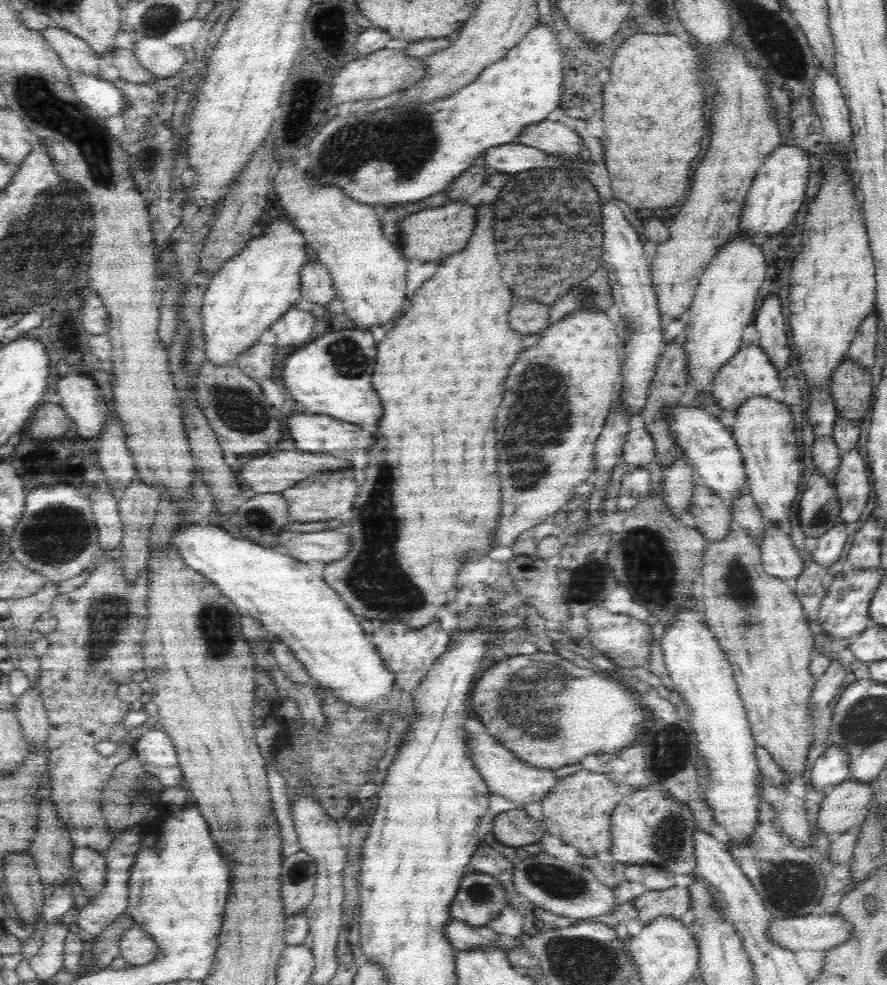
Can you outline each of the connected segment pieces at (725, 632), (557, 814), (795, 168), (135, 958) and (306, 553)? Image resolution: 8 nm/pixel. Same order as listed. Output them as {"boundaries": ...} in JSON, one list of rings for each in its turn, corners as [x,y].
{"boundaries":[[[[734,521],[731,522],[727,535],[721,541],[707,541],[707,546],[704,549],[703,554],[701,574],[704,586],[701,585],[699,588],[704,588],[704,592],[702,592],[702,602],[704,602],[704,606],[706,606],[706,618],[704,618],[705,624],[708,624],[707,627],[711,629],[716,642],[718,642],[720,648],[724,651],[724,654],[727,656],[727,661],[731,665],[733,679],[735,680],[740,698],[742,699],[747,714],[749,729],[752,733],[755,746],[762,746],[762,748],[766,749],[766,751],[774,757],[776,763],[780,765],[780,769],[784,771],[784,775],[788,777],[788,781],[791,782],[794,777],[798,777],[803,774],[808,749],[814,739],[812,731],[814,718],[811,718],[811,714],[809,714],[809,702],[811,701],[811,694],[816,682],[816,680],[812,678],[810,672],[810,663],[814,654],[815,646],[800,599],[796,597],[795,591],[790,588],[788,582],[766,572],[766,569],[761,563],[761,550],[758,543],[754,541],[754,538],[748,537],[744,531],[740,531],[740,529],[736,527],[736,524],[734,524]]],[[[578,768],[572,776],[560,779],[542,800],[542,815],[548,831],[562,842],[573,846],[586,857],[595,857],[600,852],[608,851],[612,846],[611,817],[620,805],[623,794],[618,792],[617,784],[604,772],[588,772]]],[[[780,145],[760,165],[739,218],[742,235],[759,238],[763,234],[776,234],[790,226],[800,212],[810,172],[810,155],[798,146]]],[[[133,924],[121,935],[119,952],[128,964],[135,968],[154,961],[158,948],[143,928]]],[[[336,529],[308,533],[284,531],[278,534],[277,542],[288,550],[288,555],[303,563],[318,560],[330,564],[350,550],[350,534]]]]}

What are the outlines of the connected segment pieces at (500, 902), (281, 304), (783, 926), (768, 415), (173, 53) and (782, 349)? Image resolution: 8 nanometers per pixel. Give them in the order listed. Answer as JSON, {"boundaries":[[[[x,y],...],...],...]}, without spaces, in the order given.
{"boundaries":[[[[481,873],[463,876],[450,906],[451,916],[473,927],[488,927],[506,908],[504,885],[496,878]]],[[[282,214],[280,218],[275,218],[259,237],[250,238],[240,254],[230,258],[218,272],[215,272],[203,296],[200,309],[206,345],[205,359],[208,359],[210,364],[214,367],[237,365],[239,357],[248,353],[253,345],[260,343],[261,335],[272,328],[280,316],[284,316],[286,311],[296,304],[301,295],[299,274],[303,264],[310,260],[304,249],[308,245],[292,221]]],[[[839,912],[820,916],[809,913],[792,919],[774,918],[767,933],[772,943],[792,952],[826,952],[848,942],[852,934],[849,922]]],[[[754,396],[735,410],[735,418],[736,422],[730,431],[744,458],[747,485],[756,505],[766,521],[788,522],[800,482],[800,454],[790,409],[772,396]]],[[[144,36],[132,45],[142,68],[156,77],[174,76],[186,63],[185,52],[169,45],[162,36]]],[[[776,295],[767,296],[757,308],[752,322],[760,333],[760,347],[776,368],[776,372],[786,369],[792,356],[790,334],[782,314],[782,303]]]]}

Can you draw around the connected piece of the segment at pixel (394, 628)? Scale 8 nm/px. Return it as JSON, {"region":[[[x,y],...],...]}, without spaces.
{"region":[[[439,620],[419,629],[406,628],[404,623],[382,623],[369,636],[376,651],[384,662],[384,666],[394,675],[394,686],[397,692],[414,691],[430,668],[446,652],[451,640],[448,632]]]}

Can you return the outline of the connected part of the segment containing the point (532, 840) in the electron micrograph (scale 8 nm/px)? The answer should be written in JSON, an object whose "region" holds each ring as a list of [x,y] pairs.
{"region":[[[510,810],[499,814],[493,820],[494,838],[500,844],[518,849],[537,844],[543,836],[540,824],[536,824],[523,810]]]}

